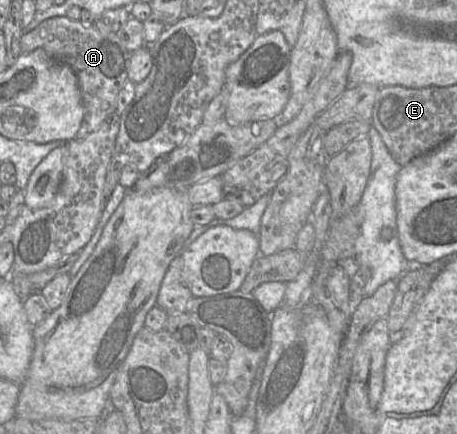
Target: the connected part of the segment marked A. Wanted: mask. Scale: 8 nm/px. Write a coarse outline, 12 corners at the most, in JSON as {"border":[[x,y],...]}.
{"border":[[57,16],[20,38],[76,74],[75,140],[115,111],[132,54],[117,33]]}

